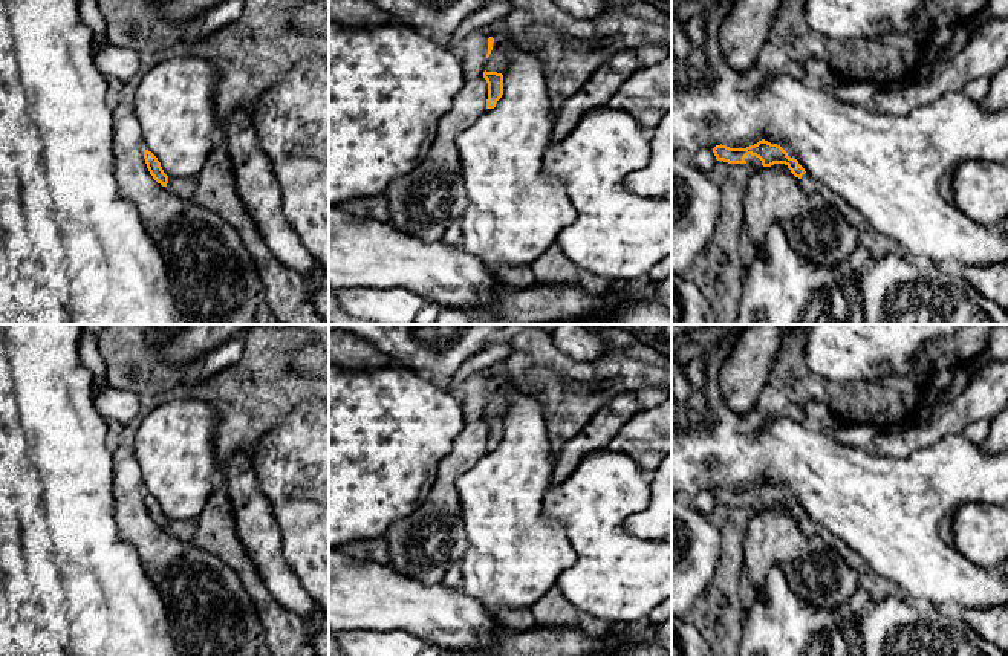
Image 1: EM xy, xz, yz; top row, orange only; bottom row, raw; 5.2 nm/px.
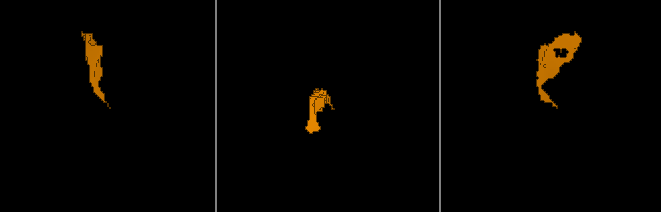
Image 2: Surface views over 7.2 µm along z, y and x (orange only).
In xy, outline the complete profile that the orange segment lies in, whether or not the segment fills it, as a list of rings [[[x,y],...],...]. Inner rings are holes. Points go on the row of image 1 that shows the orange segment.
[[[144,148],[144,159],[147,164],[147,168],[153,179],[161,183],[162,187],[167,187],[173,194],[182,197],[182,199],[193,199],[194,190],[196,190],[196,179],[194,177],[168,177],[158,158]]]

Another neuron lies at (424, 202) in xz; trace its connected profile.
[[[483,75],[467,78],[451,110],[441,119],[425,159],[411,173],[389,183],[382,196],[396,229],[431,243],[439,242],[447,226],[460,217],[468,199],[456,141],[488,110],[486,99],[488,83]]]

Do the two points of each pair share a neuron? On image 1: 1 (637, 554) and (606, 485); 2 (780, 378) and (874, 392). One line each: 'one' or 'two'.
1: one
2: one

